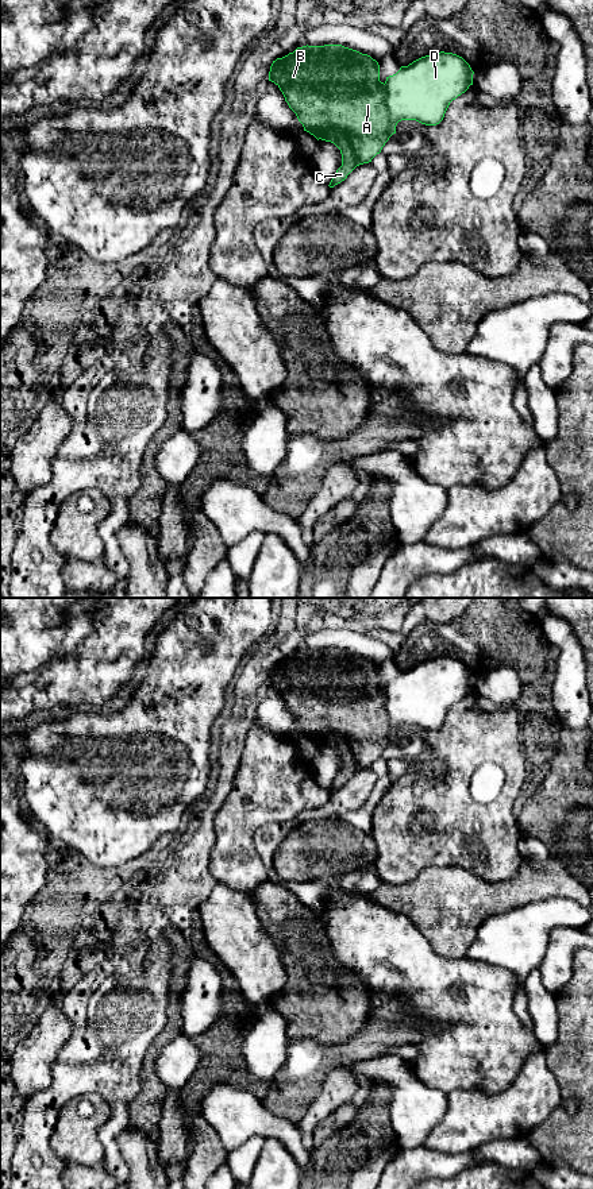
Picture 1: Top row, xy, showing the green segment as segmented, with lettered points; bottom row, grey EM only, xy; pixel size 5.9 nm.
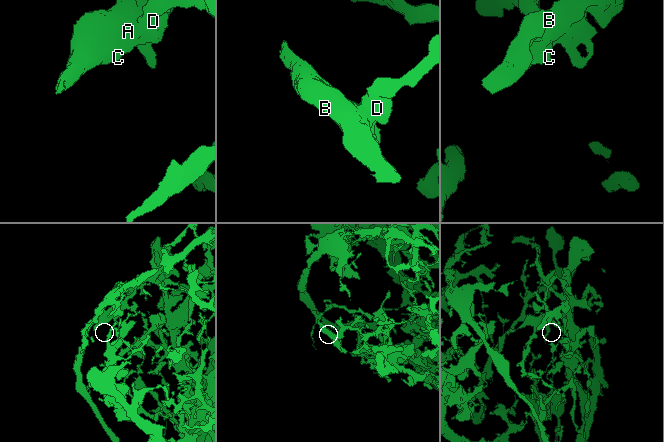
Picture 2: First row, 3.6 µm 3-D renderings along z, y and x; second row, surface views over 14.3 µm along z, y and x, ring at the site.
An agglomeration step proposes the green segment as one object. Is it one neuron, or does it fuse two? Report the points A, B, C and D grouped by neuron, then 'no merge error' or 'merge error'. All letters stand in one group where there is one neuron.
A B C / D | merge error

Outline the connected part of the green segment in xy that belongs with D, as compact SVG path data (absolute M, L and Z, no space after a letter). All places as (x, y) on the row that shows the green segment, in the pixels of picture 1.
M453 53L421 57L386 77L386 116L393 126L416 120L426 126L439 124L453 100L473 85L470 65Z

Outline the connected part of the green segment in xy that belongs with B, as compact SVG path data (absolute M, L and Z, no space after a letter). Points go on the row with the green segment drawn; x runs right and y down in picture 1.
M307 45L273 61L269 81L280 88L304 131L340 150L342 166L330 188L344 181L357 166L371 162L396 134L396 126L386 116L386 92L380 81L380 65L367 54L342 45Z

